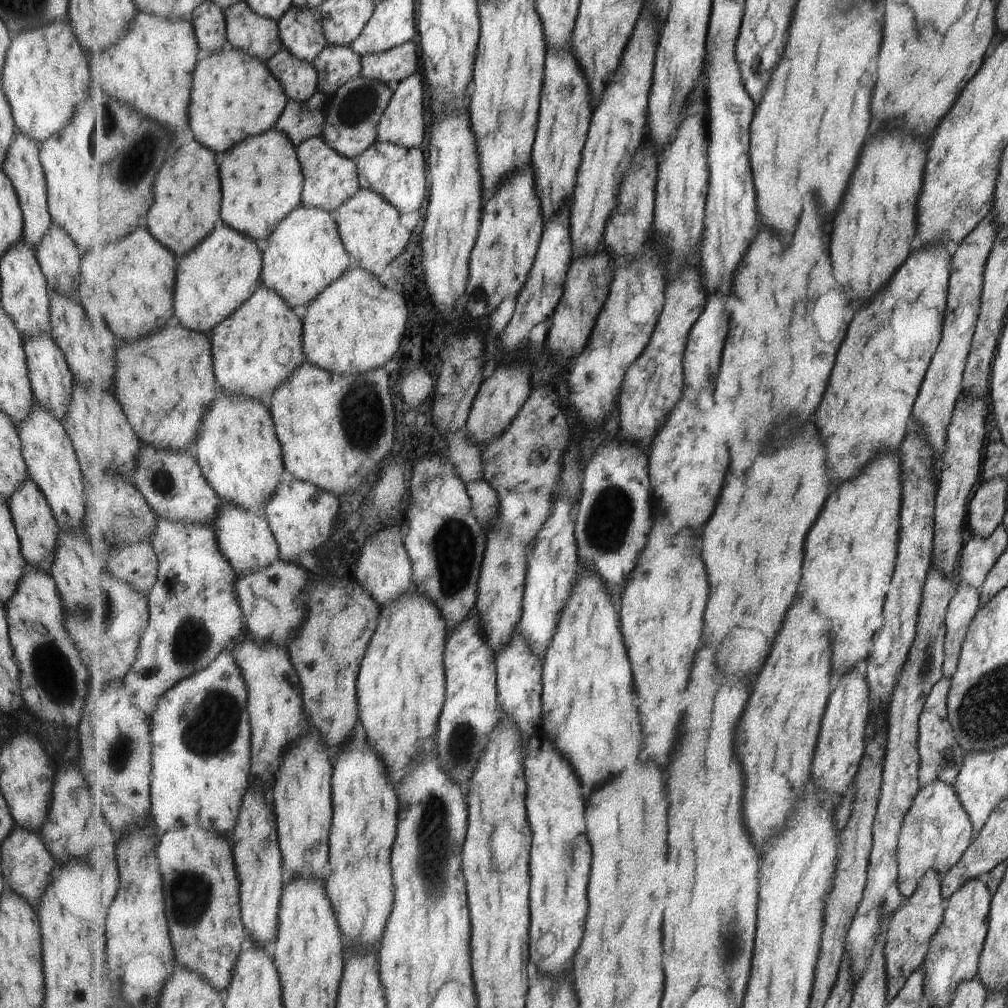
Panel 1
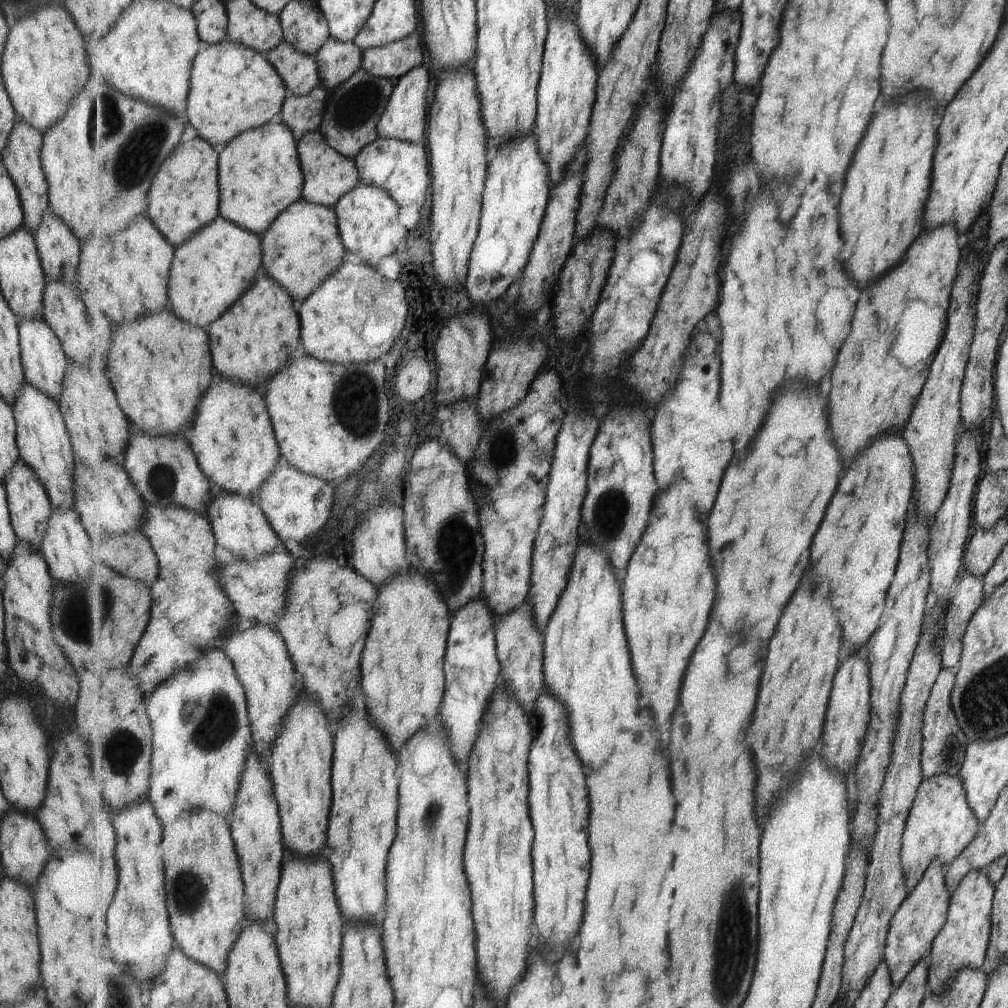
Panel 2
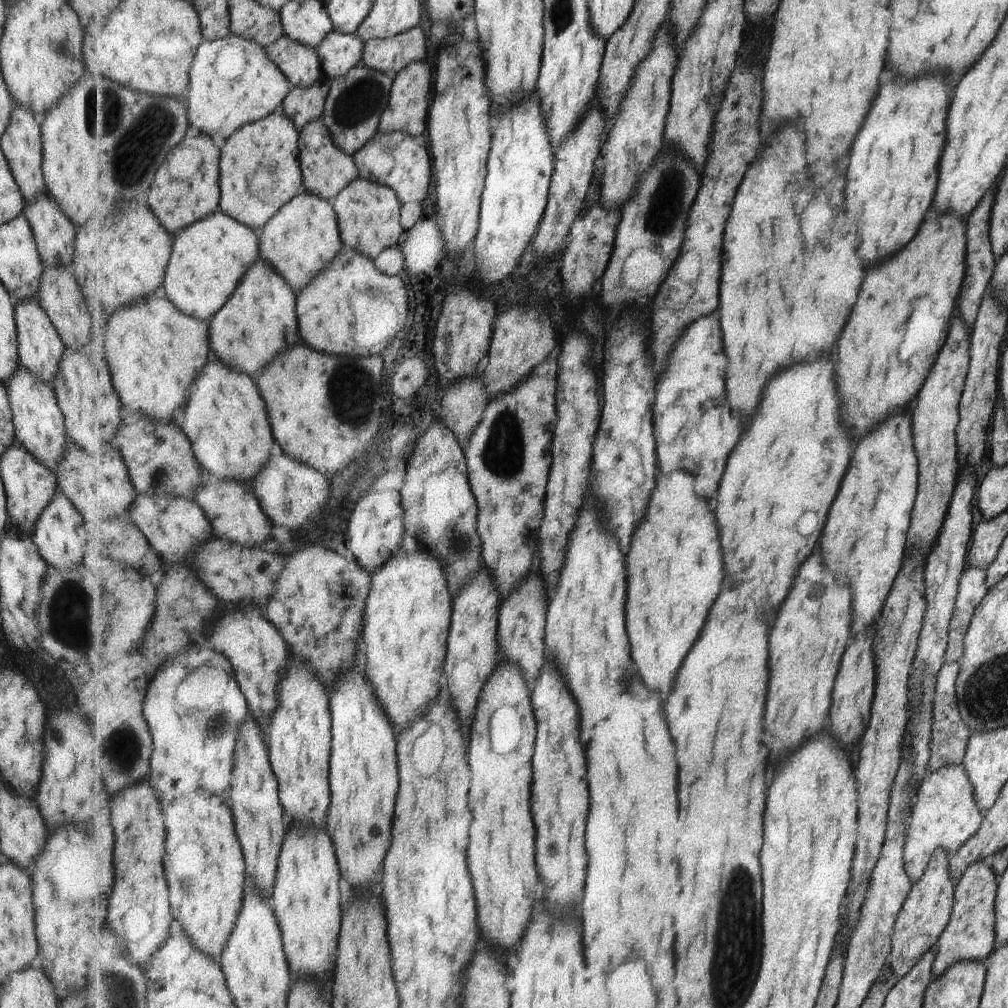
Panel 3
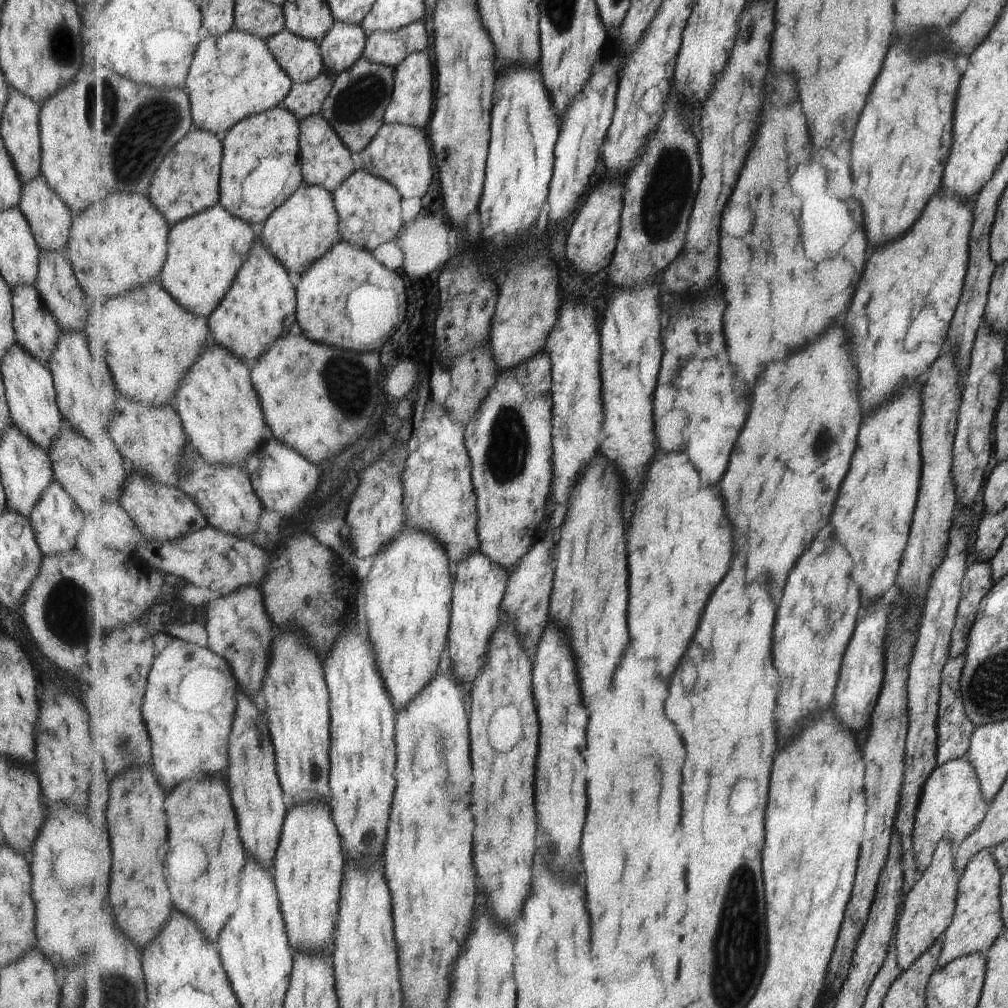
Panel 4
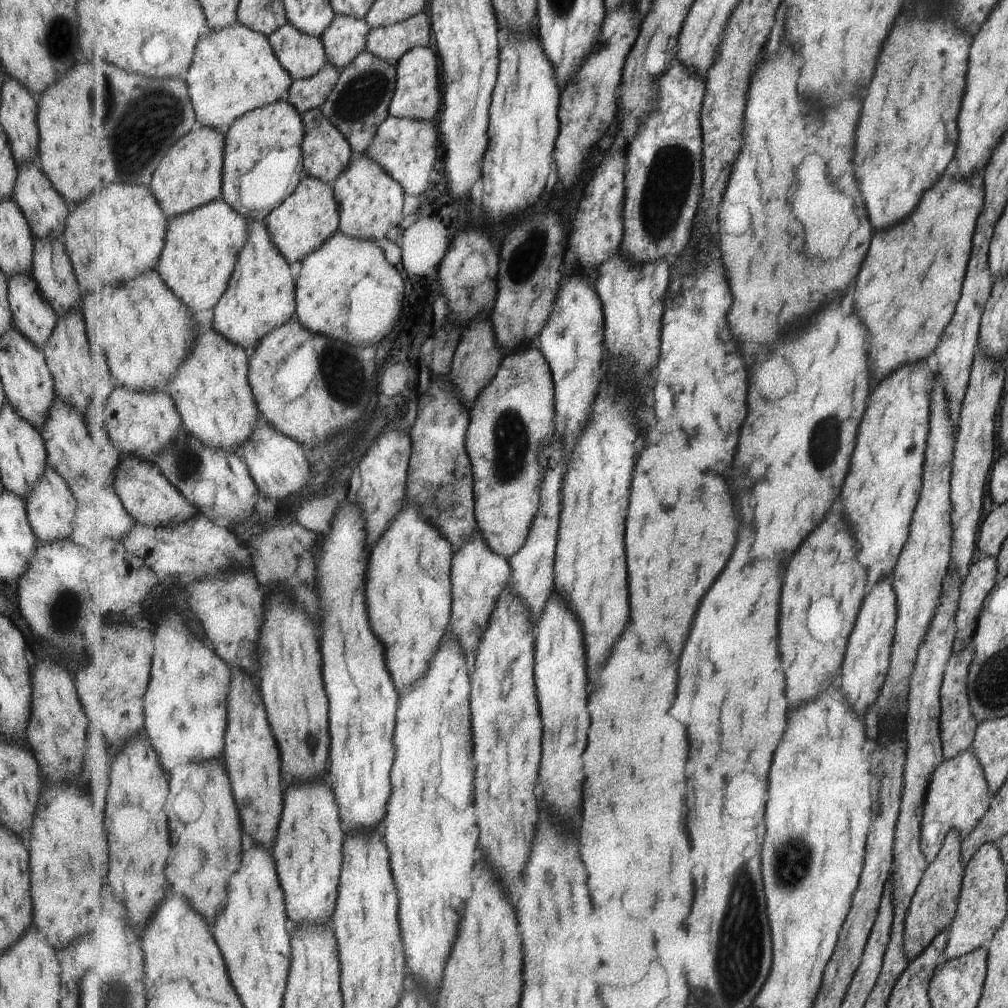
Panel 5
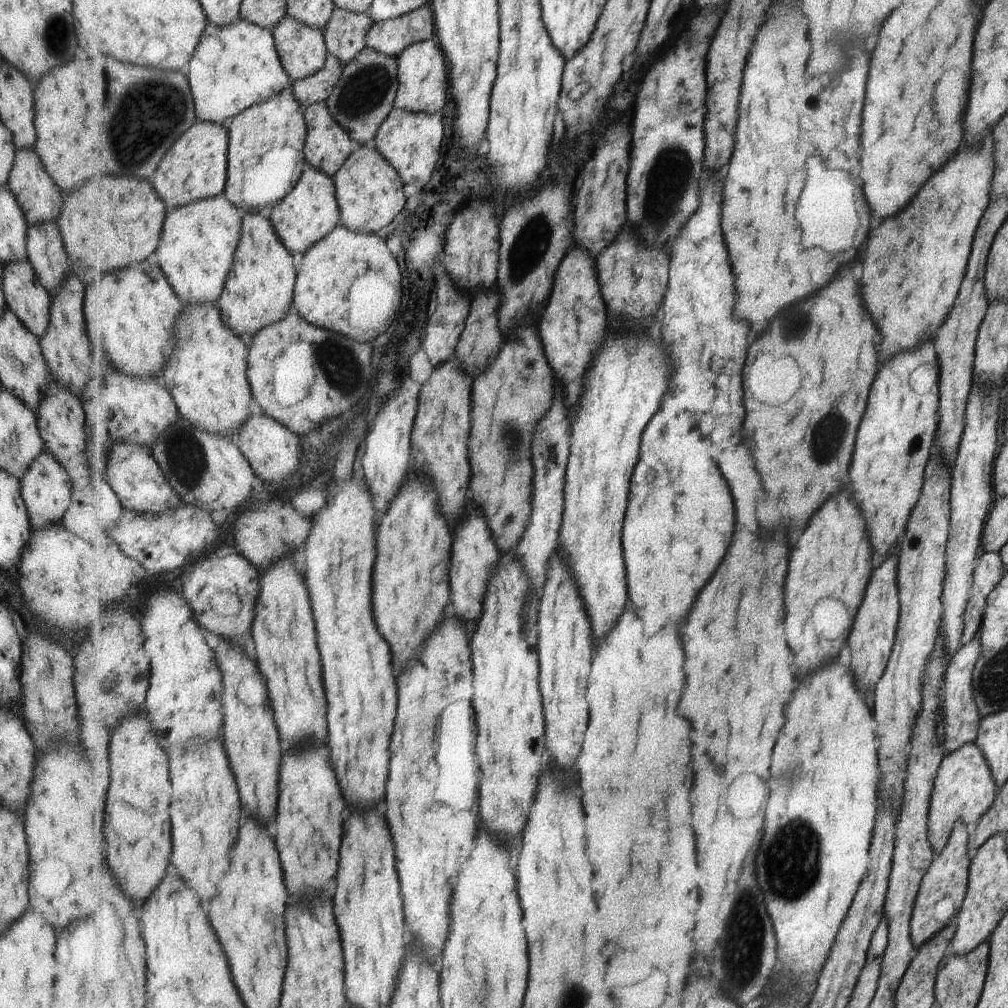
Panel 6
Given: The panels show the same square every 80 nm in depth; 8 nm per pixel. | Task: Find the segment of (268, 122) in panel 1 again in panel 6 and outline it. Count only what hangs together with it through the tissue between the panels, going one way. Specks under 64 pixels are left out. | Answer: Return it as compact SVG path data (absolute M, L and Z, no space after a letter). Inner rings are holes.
M243 18L227 26L209 23L185 75L195 94L199 120L219 124L239 116L251 106L269 101L293 85L278 55L272 31Z

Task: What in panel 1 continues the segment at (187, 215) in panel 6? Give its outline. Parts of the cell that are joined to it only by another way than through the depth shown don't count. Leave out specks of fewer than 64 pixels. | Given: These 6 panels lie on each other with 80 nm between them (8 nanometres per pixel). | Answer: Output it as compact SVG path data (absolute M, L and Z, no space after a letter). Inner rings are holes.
M227 224L215 232L193 252L179 259L174 304L175 318L192 331L211 334L216 326L234 315L263 286L264 255L255 239L245 236Z

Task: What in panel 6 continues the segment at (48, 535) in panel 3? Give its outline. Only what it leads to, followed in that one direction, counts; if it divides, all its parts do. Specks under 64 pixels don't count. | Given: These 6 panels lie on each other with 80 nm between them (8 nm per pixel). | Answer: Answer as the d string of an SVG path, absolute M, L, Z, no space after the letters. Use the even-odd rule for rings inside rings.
M43 449L29 465L28 471L20 478L20 495L33 529L46 529L60 522L63 513L70 503L70 492L73 489L66 470Z

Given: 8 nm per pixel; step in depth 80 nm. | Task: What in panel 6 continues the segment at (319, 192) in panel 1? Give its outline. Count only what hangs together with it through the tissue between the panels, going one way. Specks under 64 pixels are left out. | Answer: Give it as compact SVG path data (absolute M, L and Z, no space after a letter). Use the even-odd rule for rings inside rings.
M326 102L311 105L304 108L303 111L309 128L306 148L304 149L306 162L311 168L320 170L334 178L339 170L342 169L342 166L346 164L351 154L359 150L361 144L352 139L350 133L342 127L342 124L335 120Z

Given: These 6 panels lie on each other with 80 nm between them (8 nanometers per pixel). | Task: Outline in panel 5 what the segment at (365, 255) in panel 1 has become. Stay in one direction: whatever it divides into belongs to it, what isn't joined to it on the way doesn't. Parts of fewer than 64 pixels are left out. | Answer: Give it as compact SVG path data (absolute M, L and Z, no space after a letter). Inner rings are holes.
M356 154L348 169L333 185L341 219L339 232L356 239L375 242L396 235L397 225L404 217L407 194L378 162L366 154Z

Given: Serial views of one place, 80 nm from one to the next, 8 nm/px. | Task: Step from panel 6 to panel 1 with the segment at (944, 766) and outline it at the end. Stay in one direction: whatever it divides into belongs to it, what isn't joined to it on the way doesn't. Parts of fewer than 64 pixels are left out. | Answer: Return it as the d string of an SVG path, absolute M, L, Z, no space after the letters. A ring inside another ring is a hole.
M933 781L918 789L909 812L905 814L897 840L898 890L902 901L917 889L923 873L931 869L940 876L962 857L974 834L967 813L951 785Z

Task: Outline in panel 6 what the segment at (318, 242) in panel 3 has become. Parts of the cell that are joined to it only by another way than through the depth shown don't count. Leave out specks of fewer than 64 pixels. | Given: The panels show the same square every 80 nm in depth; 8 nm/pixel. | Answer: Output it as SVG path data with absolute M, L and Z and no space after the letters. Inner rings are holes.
M310 168L303 173L298 185L277 206L272 207L269 216L281 242L291 252L305 254L329 232L341 224L342 211L339 208L336 184L333 178L320 170Z

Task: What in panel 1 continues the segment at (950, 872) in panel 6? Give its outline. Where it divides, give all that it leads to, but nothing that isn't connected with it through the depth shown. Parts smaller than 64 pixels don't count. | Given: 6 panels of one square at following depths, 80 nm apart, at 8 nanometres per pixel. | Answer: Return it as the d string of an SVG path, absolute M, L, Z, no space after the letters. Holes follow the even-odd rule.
M926 870L918 882L914 893L893 912L888 920L885 934L885 967L887 978L886 1002L897 996L899 990L905 984L907 977L915 969L921 968L921 964L929 950L929 942L933 938L938 926L942 924L945 912L945 900L941 896L940 874Z

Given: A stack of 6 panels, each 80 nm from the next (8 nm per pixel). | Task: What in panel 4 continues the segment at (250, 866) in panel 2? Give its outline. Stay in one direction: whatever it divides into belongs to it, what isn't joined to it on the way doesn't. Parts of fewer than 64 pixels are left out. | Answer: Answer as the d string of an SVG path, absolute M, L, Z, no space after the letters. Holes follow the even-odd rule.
M240 690L235 734L231 734L231 770L227 774L229 774L231 798L239 814L243 844L251 854L251 858L257 858L261 864L265 864L265 868L271 868L281 842L281 828L287 816L287 806L277 778L275 750L271 744L269 726L261 710L253 702L257 701Z

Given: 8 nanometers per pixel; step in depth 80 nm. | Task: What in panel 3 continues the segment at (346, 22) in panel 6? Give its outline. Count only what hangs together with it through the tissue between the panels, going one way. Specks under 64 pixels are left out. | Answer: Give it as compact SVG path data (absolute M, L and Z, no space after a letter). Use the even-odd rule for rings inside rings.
M331 31L317 48L324 77L328 81L345 77L351 69L363 64L365 48L365 42L357 34Z

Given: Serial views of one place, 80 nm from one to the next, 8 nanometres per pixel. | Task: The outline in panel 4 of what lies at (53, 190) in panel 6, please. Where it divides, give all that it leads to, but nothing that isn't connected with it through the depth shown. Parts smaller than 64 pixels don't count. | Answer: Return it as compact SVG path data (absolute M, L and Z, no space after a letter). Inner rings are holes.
M42 176L21 183L20 199L17 207L25 217L39 250L65 253L67 232L69 232L69 226L71 226L71 216L69 216L69 210L65 208L65 204L51 192Z

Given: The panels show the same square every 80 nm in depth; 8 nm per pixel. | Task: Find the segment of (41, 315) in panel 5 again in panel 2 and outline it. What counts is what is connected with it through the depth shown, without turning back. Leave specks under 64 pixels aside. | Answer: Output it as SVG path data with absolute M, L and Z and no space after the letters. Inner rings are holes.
M37 316L35 320L18 322L18 345L25 382L48 396L52 401L57 402L62 389L63 375L69 363L62 351L59 339L47 326L47 323Z

